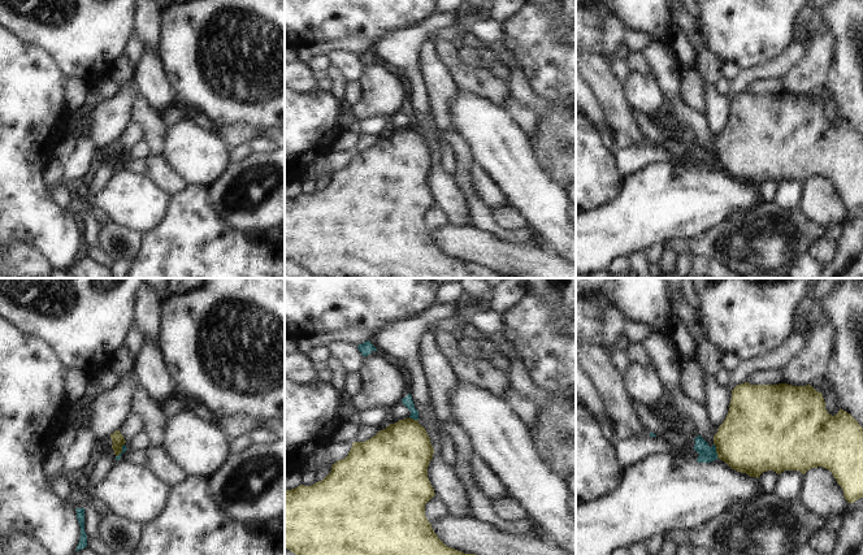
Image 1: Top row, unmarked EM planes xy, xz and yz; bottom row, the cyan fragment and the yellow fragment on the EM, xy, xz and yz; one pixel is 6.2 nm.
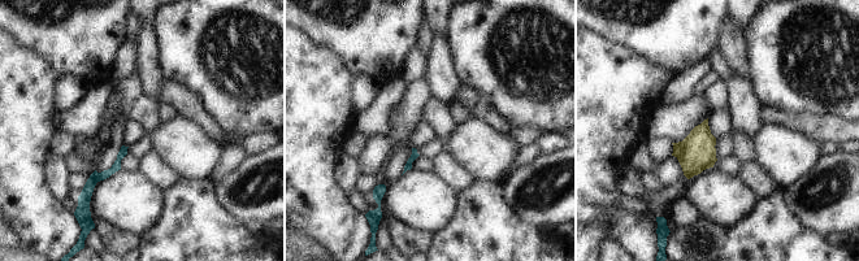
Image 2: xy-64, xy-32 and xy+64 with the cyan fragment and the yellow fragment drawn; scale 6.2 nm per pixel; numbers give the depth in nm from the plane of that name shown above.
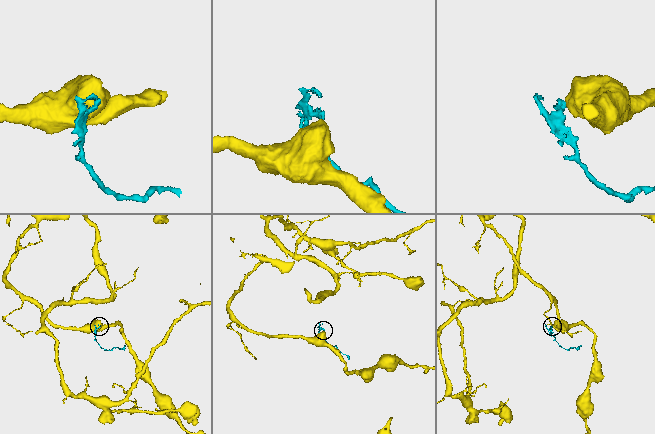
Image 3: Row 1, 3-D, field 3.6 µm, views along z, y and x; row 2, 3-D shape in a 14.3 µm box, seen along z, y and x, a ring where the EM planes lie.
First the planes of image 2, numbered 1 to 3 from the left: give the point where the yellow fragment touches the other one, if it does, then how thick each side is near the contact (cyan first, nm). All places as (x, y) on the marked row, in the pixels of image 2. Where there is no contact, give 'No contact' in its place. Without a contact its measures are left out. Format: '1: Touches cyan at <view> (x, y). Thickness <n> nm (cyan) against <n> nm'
1: No contact
2: No contact
3: No contact.

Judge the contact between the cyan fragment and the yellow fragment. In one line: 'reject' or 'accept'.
reject

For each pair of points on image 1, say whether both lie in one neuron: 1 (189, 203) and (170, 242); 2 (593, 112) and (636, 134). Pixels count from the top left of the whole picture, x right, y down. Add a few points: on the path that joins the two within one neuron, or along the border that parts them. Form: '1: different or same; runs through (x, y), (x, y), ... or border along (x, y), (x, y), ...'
1: same; runs through (189, 212), (189, 224), (180, 233)
2: different; border along (593, 92), (610, 126), (615, 131)

